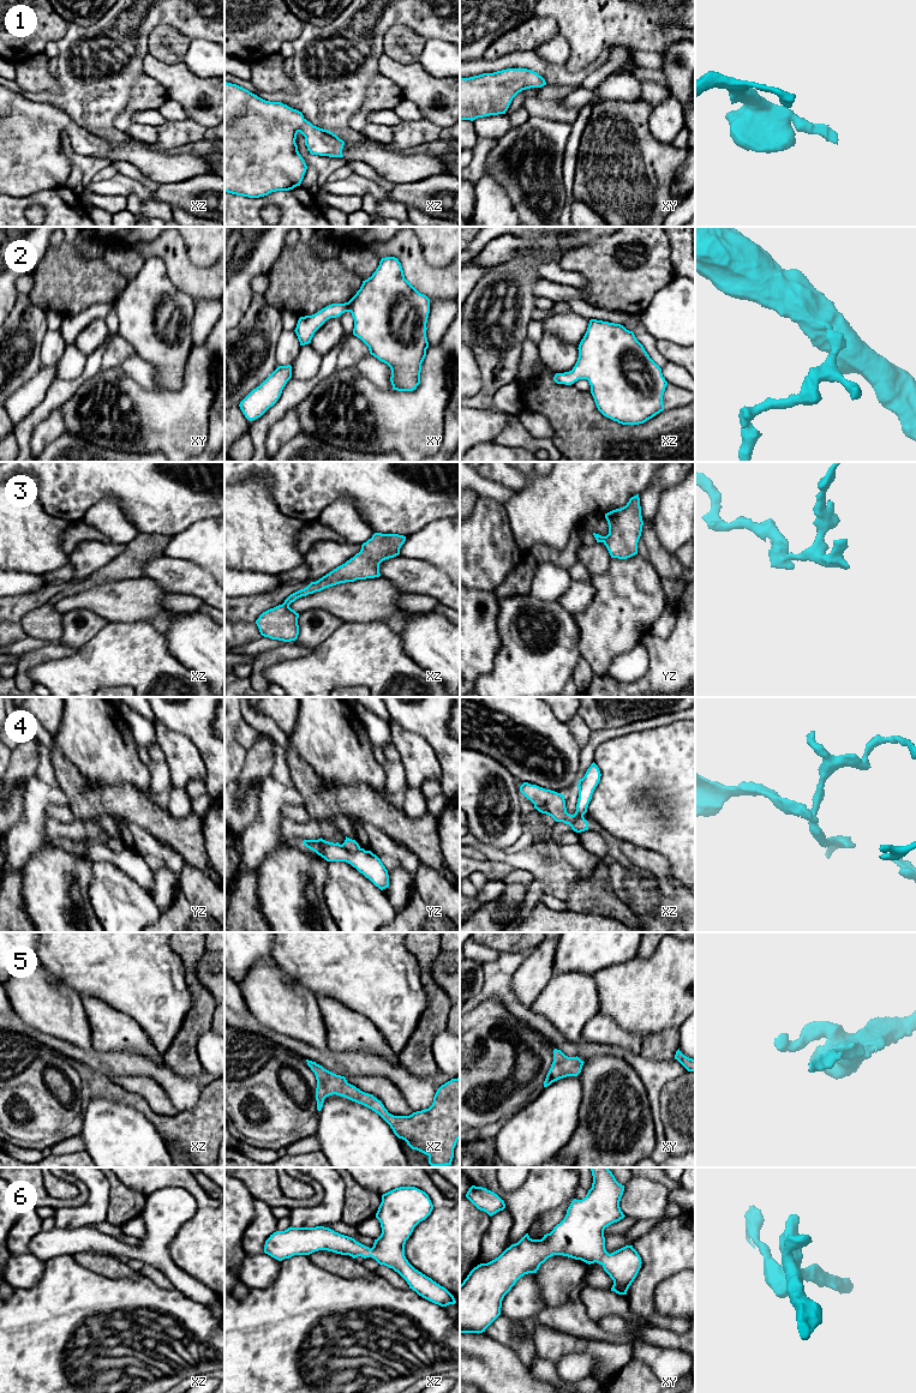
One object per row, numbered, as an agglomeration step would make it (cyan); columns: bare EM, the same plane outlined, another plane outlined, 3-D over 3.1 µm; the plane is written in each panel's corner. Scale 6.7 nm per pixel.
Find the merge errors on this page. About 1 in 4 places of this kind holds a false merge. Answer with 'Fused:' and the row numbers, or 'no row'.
Fused: 4

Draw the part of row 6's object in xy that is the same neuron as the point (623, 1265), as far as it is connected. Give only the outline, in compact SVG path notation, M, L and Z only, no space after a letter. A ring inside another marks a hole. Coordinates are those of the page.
M591 1167L593 1183L587 1195L582 1200L574 1199L567 1209L564 1219L557 1224L550 1233L541 1239L532 1239L526 1233L517 1243L507 1248L498 1257L474 1267L463 1283L460 1285L460 1333L483 1333L501 1315L502 1301L511 1290L515 1283L528 1273L537 1273L540 1265L553 1255L563 1255L575 1260L581 1260L588 1265L599 1263L613 1280L611 1291L618 1295L627 1295L627 1291L641 1268L641 1257L633 1245L625 1245L611 1254L605 1249L604 1230L623 1219L625 1215L621 1211L619 1201L624 1191L624 1185L619 1184L607 1167Z

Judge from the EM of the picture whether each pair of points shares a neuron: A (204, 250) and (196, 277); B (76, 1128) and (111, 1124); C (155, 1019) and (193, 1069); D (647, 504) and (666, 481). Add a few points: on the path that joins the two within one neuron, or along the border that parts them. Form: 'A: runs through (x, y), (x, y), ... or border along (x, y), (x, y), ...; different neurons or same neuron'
A: border along (183, 244), (193, 265), (211, 266); different neurons
B: border along (89, 1099), (82, 1114), (79, 1134); different neurons
C: border along (185, 1015), (181, 1027), (171, 1045), (162, 1054); different neurons
D: runs through (648, 498), (660, 486); same neuron

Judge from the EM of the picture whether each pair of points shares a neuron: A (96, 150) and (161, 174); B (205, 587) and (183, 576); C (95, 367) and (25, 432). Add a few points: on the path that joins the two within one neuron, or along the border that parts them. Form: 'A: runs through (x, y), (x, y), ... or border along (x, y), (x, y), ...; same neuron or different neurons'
A: runs through (112, 151), (129, 151), (145, 160); same neuron
B: runs through (199, 583), (189, 578); same neuron
C: runs through (77, 383), (63, 390), (39, 414); same neuron

